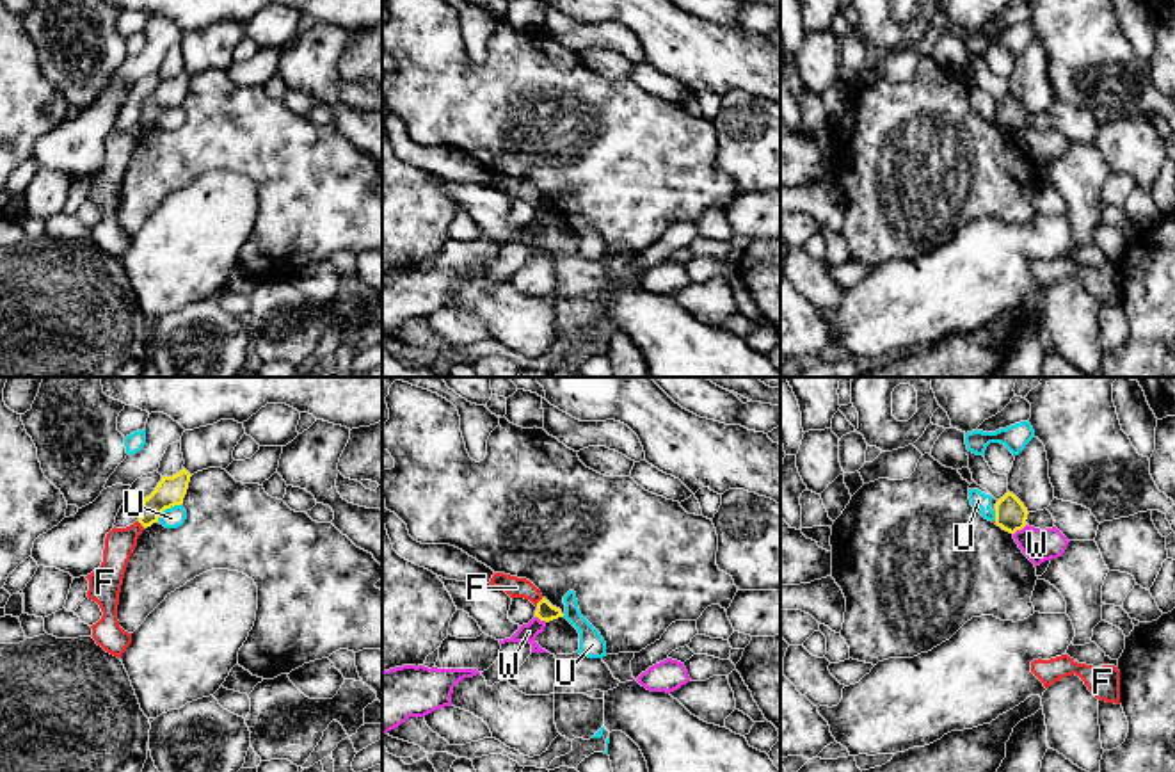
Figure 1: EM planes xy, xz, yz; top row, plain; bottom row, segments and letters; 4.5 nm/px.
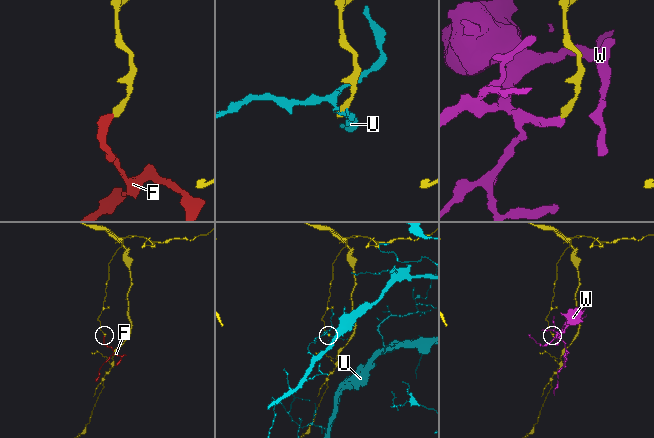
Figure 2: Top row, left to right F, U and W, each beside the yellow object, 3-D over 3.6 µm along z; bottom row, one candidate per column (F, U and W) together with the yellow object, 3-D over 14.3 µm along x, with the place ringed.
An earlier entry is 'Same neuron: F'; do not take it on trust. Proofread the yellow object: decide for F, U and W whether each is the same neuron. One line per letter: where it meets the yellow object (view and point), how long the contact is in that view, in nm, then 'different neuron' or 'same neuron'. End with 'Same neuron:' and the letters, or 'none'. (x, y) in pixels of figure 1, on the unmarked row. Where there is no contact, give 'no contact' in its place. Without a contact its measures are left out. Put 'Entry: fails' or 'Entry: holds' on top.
Entry: fails
F: meets yellow in xz at (539, 203); contact 50 nm long; different neuron
U: meets yellow in xy at (166, 109); contact 140 nm long; different neuron
W: meets yellow in yz at (1019, 130); contact 80 nm long; different neuron
Same neuron: none

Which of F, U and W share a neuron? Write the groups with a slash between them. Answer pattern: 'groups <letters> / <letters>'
groups F / U / W

